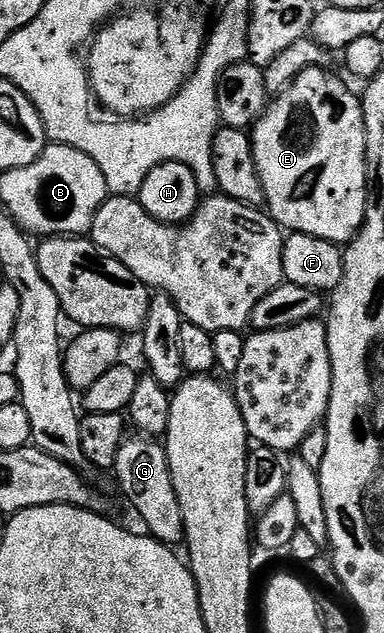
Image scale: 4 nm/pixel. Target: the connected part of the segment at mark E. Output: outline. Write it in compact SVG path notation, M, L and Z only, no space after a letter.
M320 66L299 72L292 84L266 105L260 120L251 127L251 137L269 217L286 231L347 244L359 232L367 208L363 108L360 97L329 72Z

